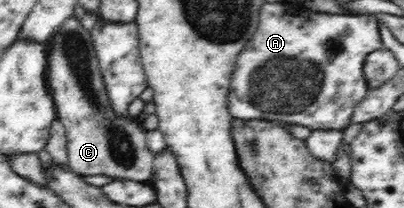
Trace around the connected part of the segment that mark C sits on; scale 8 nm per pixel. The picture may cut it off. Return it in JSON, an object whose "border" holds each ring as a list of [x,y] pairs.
{"border":[[[70,16],[48,42],[47,85],[57,119],[66,130],[68,165],[76,174],[108,175],[150,183],[154,155],[146,146],[146,130],[137,119],[121,117],[110,108],[91,32]]]}

